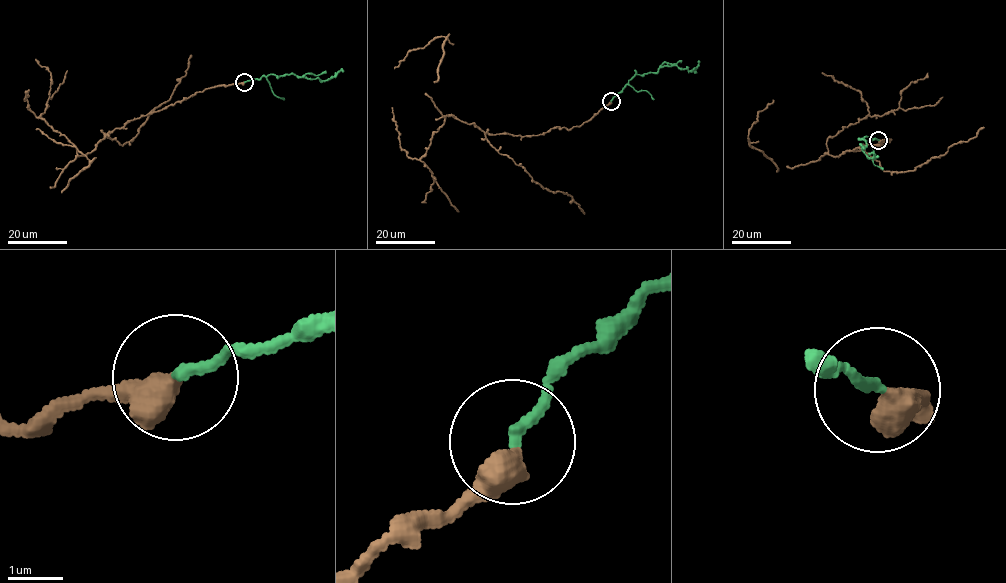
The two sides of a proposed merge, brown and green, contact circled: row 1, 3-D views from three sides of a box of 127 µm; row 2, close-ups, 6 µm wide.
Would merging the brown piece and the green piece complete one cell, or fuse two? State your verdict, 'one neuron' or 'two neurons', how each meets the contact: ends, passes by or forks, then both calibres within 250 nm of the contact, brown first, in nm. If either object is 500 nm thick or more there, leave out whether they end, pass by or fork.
one neuron; calibres 500 and 180 nm

